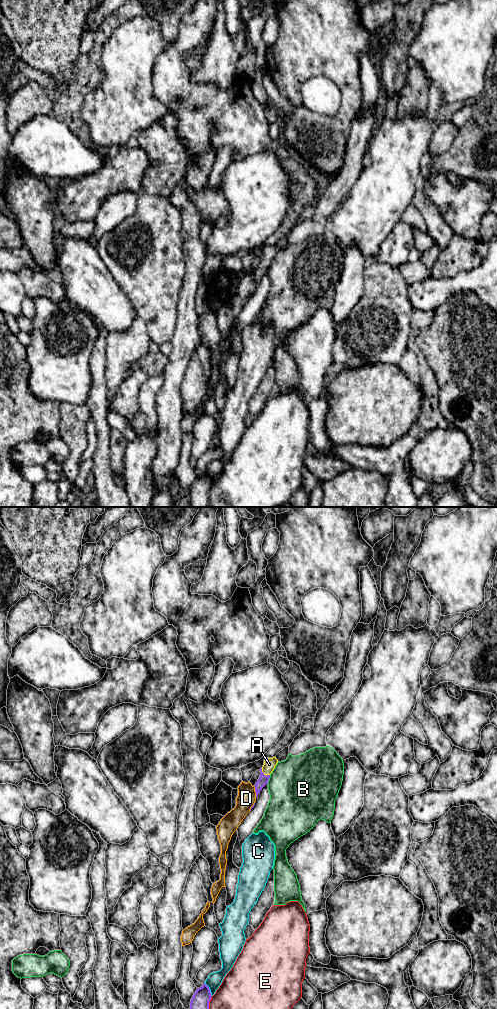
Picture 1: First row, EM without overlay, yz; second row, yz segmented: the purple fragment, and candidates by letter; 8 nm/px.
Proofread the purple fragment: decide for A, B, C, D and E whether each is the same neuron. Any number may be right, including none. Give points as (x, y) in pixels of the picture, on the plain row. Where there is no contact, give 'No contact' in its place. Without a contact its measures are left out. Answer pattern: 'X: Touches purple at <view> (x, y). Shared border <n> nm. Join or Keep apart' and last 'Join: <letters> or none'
A: Touches purple at yz (263, 261). Shared border 90 nm. Join
B: Touches purple at yz (268, 267). Shared border 70 nm. Keep apart
C: Touches purple at yz (209, 477). Shared border 120 nm. Keep apart
D: Touches purple at yz (255, 279). Shared border 80 nm. Keep apart
E: Touches purple at yz (208, 495). Shared border 180 nm. Keep apart
Join: A

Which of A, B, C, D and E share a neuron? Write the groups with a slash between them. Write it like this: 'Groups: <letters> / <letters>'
Groups: A / B / C / D / E

